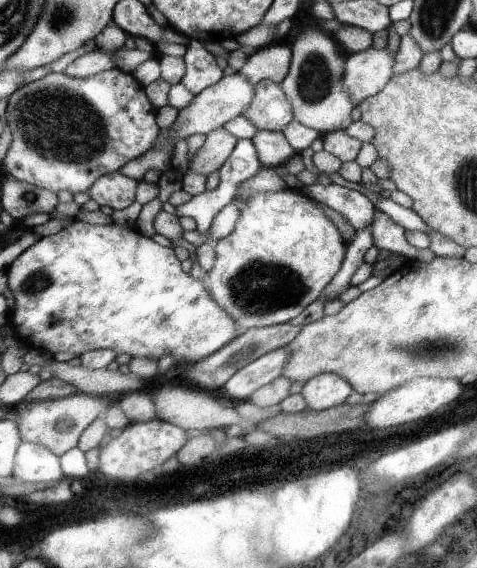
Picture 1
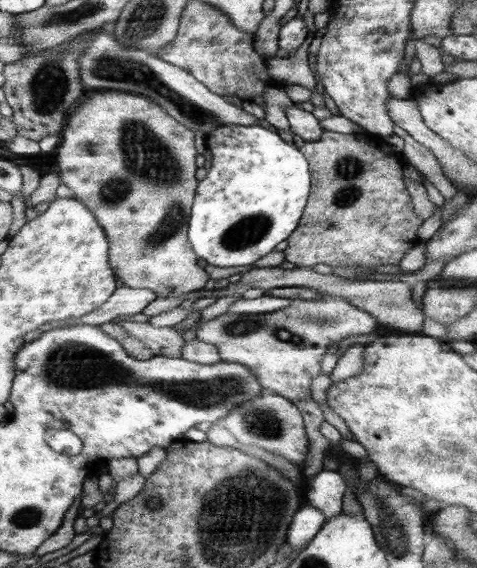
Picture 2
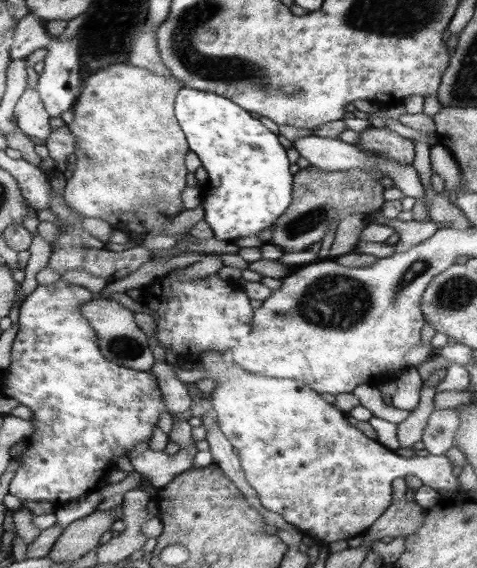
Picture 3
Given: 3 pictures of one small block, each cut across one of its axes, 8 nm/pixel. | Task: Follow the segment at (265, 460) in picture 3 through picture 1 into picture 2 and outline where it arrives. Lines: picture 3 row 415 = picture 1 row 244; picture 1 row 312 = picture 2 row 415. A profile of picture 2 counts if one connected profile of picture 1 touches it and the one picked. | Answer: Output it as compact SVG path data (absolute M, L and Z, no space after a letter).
M263 392L260 397L233 408L233 412L225 416L220 422L242 444L265 448L291 460L302 471L306 468L304 462L306 462L308 452L308 439L300 411L294 405L294 401L271 392Z

